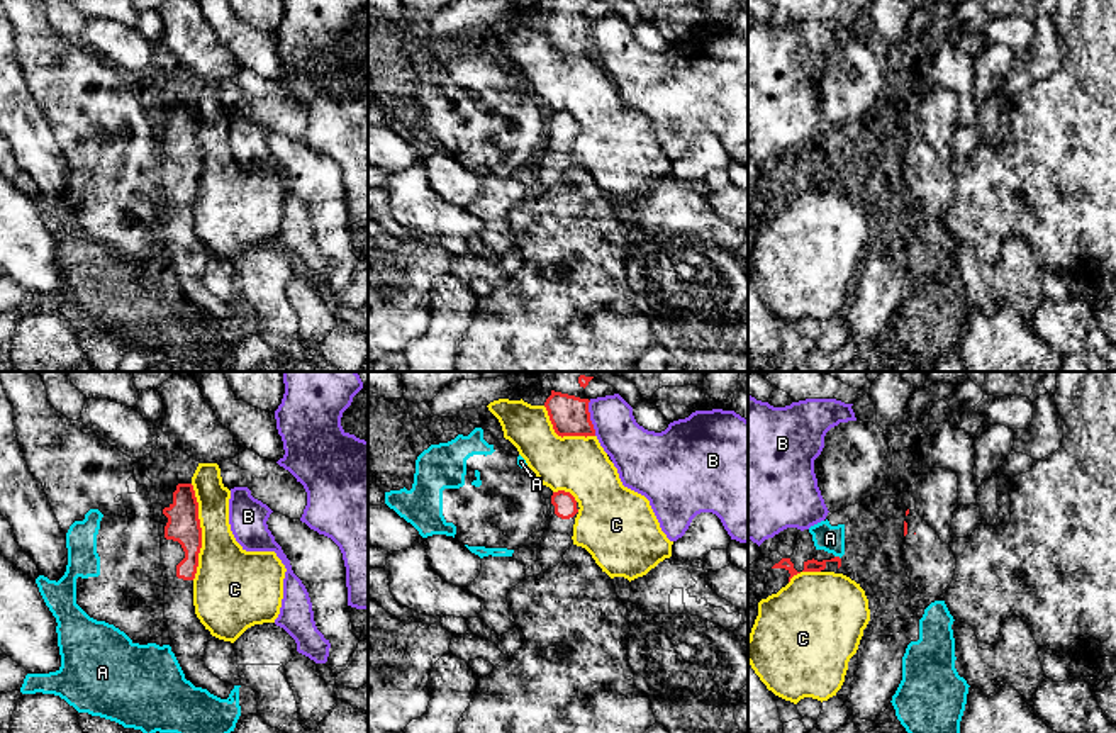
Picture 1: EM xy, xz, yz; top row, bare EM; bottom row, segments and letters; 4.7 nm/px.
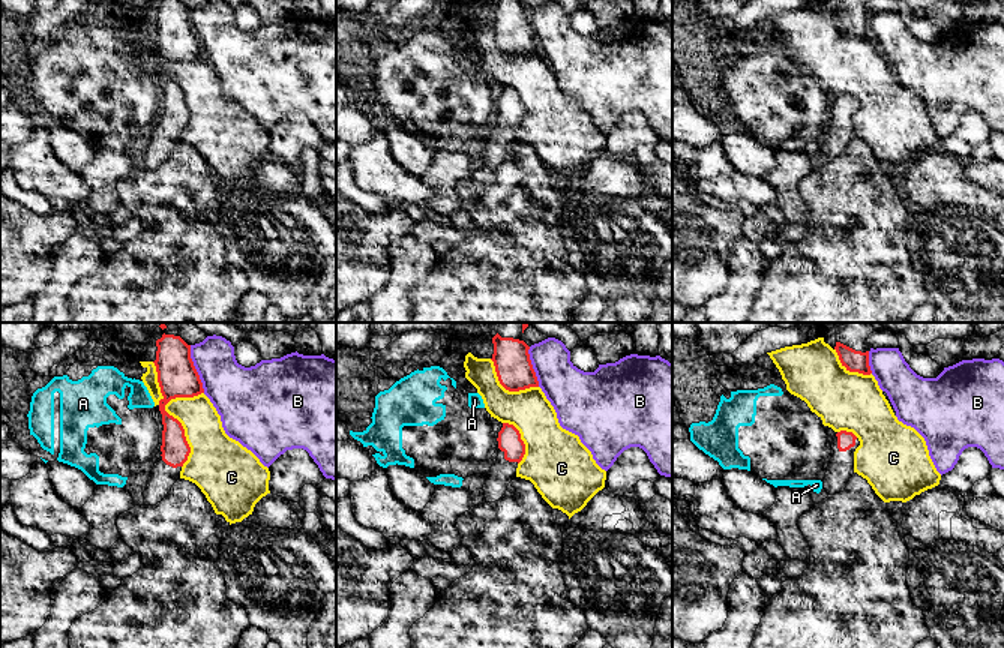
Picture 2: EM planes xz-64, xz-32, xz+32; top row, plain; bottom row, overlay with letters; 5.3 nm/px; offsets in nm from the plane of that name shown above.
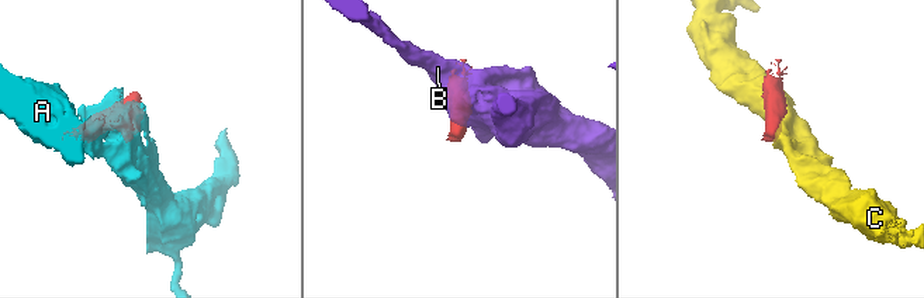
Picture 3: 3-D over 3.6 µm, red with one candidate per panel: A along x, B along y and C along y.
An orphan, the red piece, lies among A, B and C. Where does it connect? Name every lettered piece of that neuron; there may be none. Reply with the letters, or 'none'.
none

